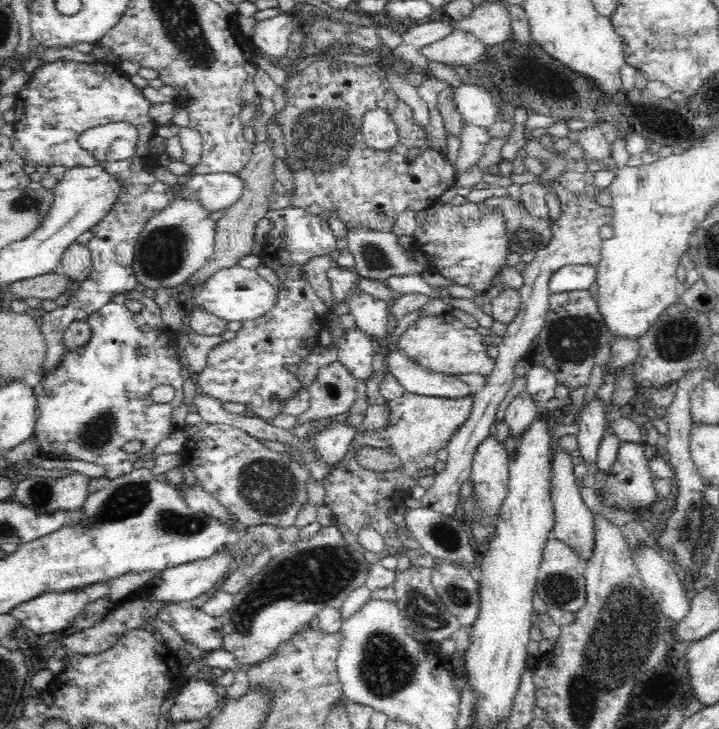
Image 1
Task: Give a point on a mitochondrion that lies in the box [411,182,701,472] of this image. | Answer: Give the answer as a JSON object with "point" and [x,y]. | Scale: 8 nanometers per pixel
{"point":[571,339]}

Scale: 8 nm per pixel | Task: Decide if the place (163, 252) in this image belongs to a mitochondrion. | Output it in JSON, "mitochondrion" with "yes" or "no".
{"mitochondrion":"yes"}

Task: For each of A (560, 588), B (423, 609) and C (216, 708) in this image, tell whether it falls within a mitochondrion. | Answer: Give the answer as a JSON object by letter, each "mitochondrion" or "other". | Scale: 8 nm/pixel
{"A":"mitochondrion","B":"mitochondrion","C":"other"}

